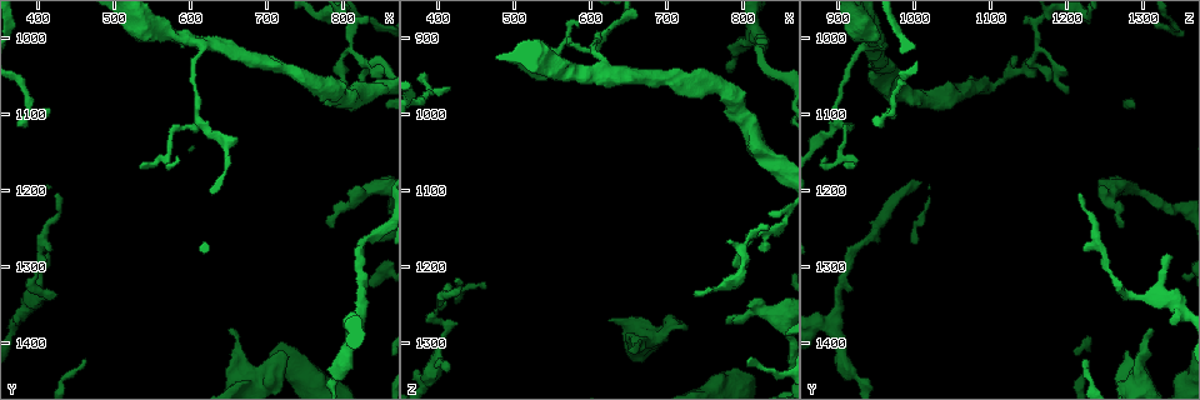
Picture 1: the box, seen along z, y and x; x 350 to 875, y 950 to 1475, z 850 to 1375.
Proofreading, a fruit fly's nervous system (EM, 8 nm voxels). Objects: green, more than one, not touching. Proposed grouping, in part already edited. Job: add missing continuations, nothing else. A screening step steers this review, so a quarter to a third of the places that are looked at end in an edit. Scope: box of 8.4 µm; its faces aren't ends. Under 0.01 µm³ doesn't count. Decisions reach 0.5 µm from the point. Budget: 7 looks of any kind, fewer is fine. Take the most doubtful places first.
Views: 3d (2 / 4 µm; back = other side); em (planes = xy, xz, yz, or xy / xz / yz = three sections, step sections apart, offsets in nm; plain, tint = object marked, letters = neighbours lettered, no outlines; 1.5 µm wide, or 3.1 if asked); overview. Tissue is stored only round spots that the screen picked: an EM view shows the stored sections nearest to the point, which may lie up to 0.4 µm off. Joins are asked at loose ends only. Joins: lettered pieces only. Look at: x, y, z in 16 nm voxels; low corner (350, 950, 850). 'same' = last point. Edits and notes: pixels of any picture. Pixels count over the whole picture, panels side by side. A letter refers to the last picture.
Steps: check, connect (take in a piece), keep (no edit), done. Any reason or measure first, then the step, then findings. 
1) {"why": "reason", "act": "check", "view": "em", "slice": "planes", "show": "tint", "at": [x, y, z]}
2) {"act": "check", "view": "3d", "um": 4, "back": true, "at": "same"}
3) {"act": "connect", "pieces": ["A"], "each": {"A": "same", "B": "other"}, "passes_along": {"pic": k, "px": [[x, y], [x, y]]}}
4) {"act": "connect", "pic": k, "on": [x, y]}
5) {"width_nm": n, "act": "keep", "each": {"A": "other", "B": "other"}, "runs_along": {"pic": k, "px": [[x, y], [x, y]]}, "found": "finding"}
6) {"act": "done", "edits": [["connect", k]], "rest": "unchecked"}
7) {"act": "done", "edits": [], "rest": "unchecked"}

{"act": "check", "view": "em", "slice": "planes", "show": "letters", "at": [430, 1200, 1220]}

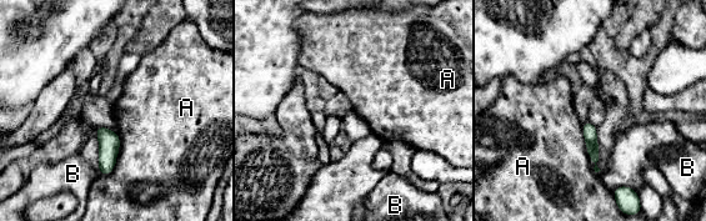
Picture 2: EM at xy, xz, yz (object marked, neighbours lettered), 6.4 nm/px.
{"act": "keep", "each": {"A": "other", "B": "other"}, "border": {"pic": 2, "px": [[118, 132], [116, 162], [104, 175]]}, "found": "no lettered piece goes on from it"}

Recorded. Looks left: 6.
{"why": "an open end", "act": "check", "view": "3d", "um": 2, "at": [655, 1380, 1310]}

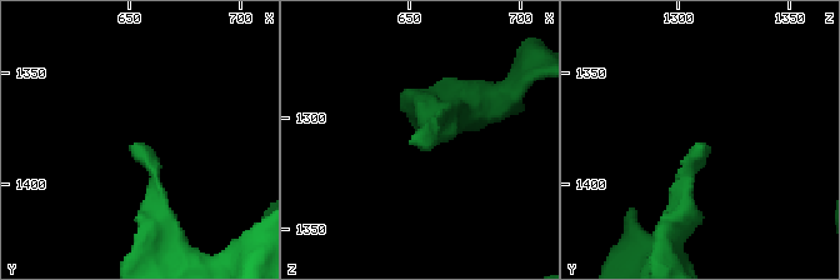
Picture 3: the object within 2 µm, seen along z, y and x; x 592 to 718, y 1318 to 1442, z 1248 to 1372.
{"act": "check", "view": "em", "slice": "planes", "show": "letters", "at": [654, 1381, 1311]}

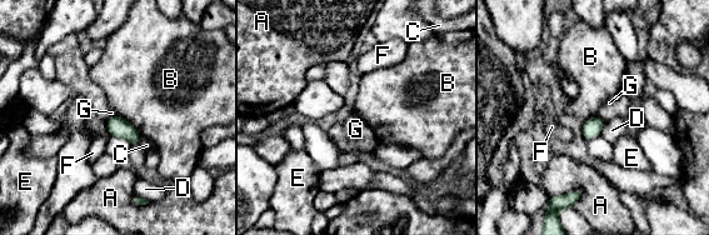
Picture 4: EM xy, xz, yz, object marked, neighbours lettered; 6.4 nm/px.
{"longest_contact_nm": ["B", 220], "act": "keep", "each": {"A": "other", "B": "other", "C": "other", "D": "other", "E": "other", "F": "other", "G": "other"}, "found": "none of them fits"}

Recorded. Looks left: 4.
{"why": "tapers out", "act": "check", "view": "3d", "um": 4, "at": [415, 1095, 965]}

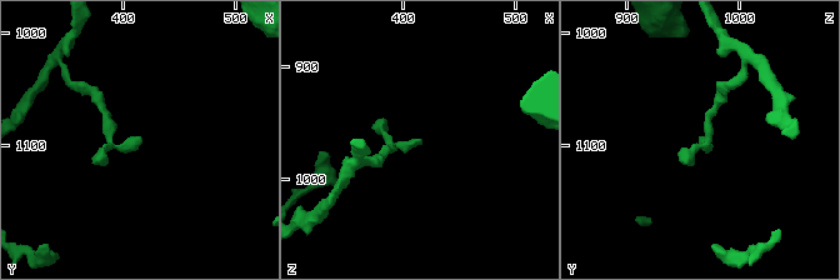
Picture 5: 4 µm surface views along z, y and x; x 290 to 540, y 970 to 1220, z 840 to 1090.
{"why": "now the EM", "act": "check", "view": "em", "slice": "xz", "step": 8, "show": "letters", "at": [416, 1092, 966]}

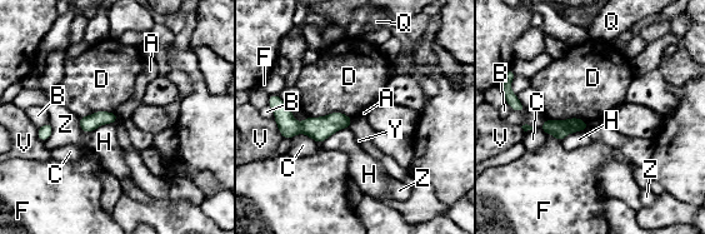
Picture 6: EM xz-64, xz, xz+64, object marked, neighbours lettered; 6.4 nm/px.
{"longest_contact_nm": ["D", 300], "act": "keep", "each": {"A": "other", "B": "other", "C": "other", "D": "other", "F": "other", "H": "other", "Q": "other", "V": "other", "Y": "other", "Z": "other"}, "border": {"pic": 6, "px": [[348, 127], [334, 132], [320, 144]]}, "found": "none of them fits"}

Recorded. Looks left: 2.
{"act": "done", "edits": [], "rest": "unchecked"}

